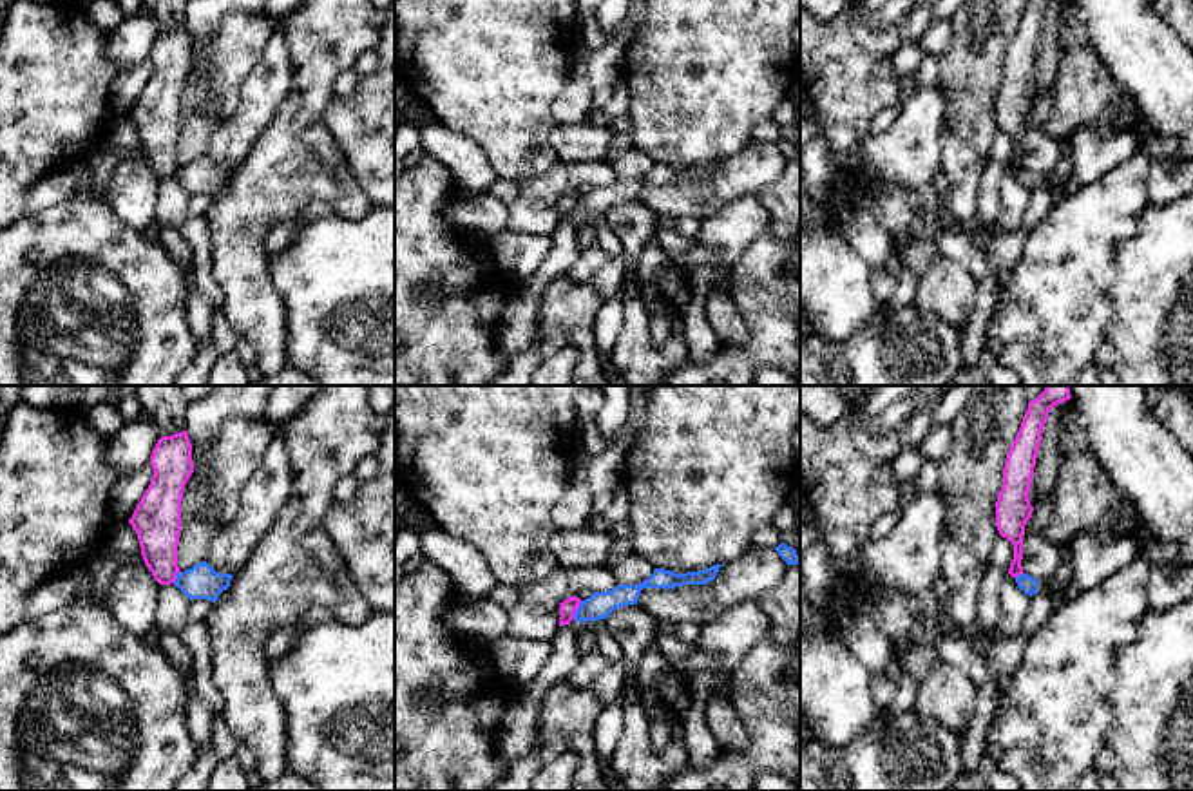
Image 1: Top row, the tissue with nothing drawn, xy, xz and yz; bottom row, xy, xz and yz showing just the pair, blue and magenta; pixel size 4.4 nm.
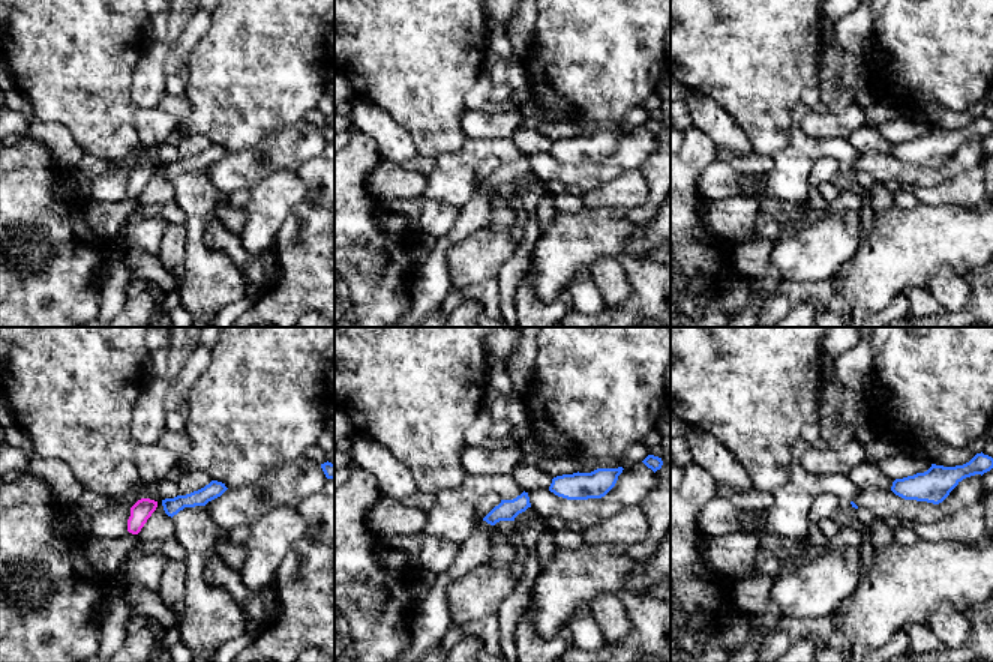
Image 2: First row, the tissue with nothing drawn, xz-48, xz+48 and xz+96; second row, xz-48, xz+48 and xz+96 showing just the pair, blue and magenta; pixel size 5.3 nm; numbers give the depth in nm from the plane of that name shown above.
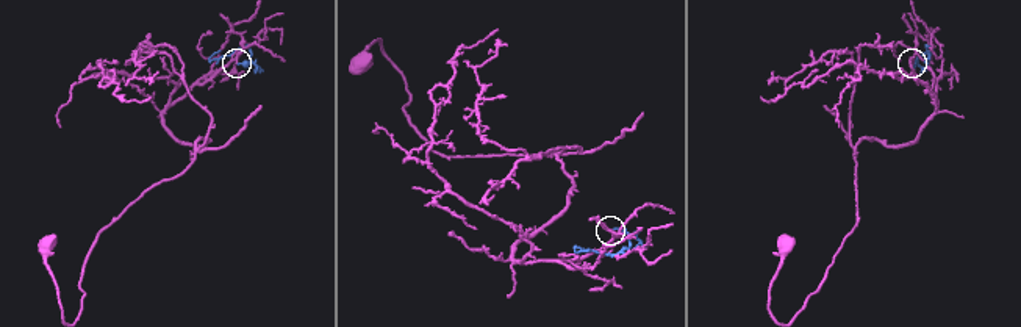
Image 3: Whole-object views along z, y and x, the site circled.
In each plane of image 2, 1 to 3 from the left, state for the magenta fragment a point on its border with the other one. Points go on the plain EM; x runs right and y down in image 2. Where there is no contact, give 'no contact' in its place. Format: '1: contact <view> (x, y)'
1: no contact
2: no contact
3: no contact

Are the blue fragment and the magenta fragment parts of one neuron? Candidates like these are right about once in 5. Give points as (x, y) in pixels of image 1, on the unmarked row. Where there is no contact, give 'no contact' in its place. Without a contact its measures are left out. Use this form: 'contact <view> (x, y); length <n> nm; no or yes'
contact xz (576, 205); length 90 nm; no

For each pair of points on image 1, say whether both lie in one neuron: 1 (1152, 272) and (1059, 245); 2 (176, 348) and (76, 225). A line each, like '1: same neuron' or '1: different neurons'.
1: different neurons
2: same neuron

